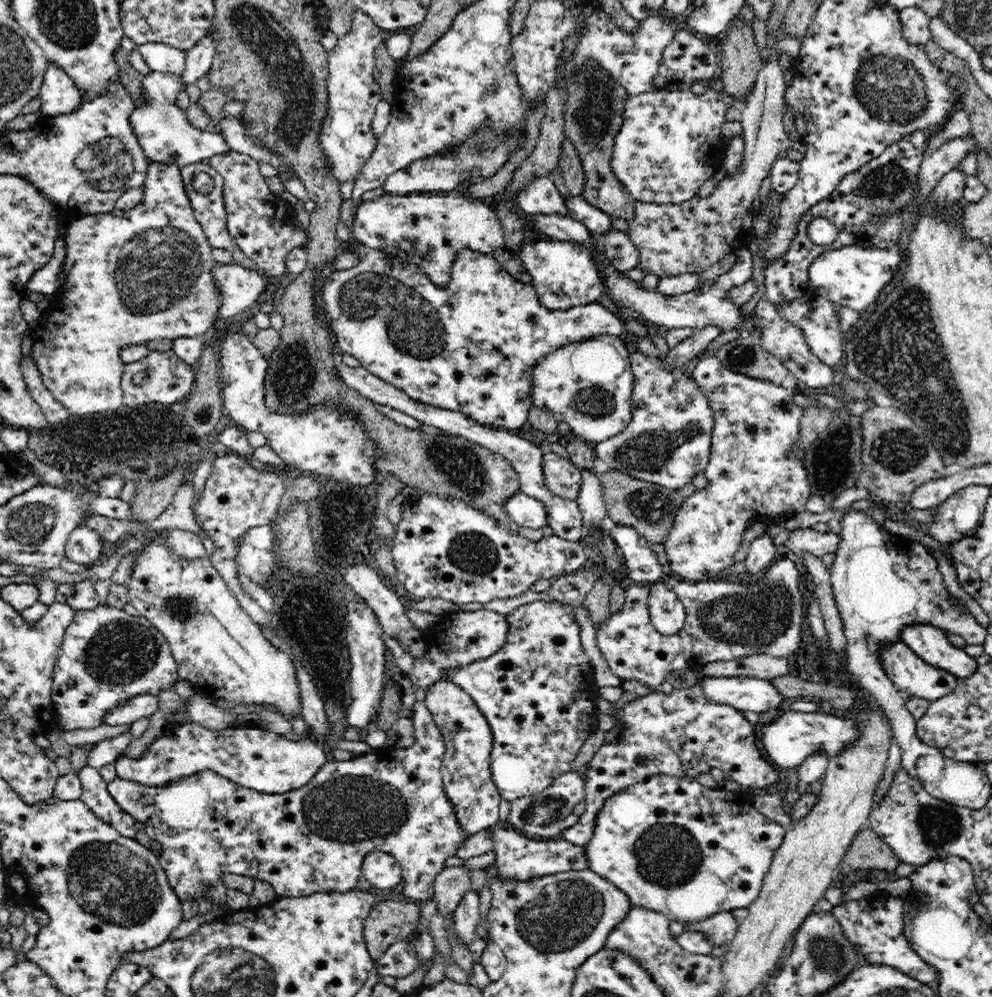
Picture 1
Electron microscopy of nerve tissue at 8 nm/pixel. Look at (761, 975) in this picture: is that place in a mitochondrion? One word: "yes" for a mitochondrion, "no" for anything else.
no

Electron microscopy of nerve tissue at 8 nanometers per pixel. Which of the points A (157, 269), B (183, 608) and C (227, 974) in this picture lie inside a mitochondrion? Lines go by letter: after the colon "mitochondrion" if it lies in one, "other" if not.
A: mitochondrion
B: mitochondrion
C: mitochondrion

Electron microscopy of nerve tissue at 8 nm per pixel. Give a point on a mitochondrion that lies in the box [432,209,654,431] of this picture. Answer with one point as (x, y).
(596, 402)

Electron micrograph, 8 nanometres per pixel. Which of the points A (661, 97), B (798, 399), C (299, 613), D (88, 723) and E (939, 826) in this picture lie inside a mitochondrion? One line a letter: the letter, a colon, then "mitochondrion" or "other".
A: other
B: other
C: mitochondrion
D: other
E: mitochondrion

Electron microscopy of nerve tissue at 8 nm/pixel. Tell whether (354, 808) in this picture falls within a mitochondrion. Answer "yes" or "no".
yes

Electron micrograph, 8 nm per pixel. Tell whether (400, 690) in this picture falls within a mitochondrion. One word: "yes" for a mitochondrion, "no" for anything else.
no

